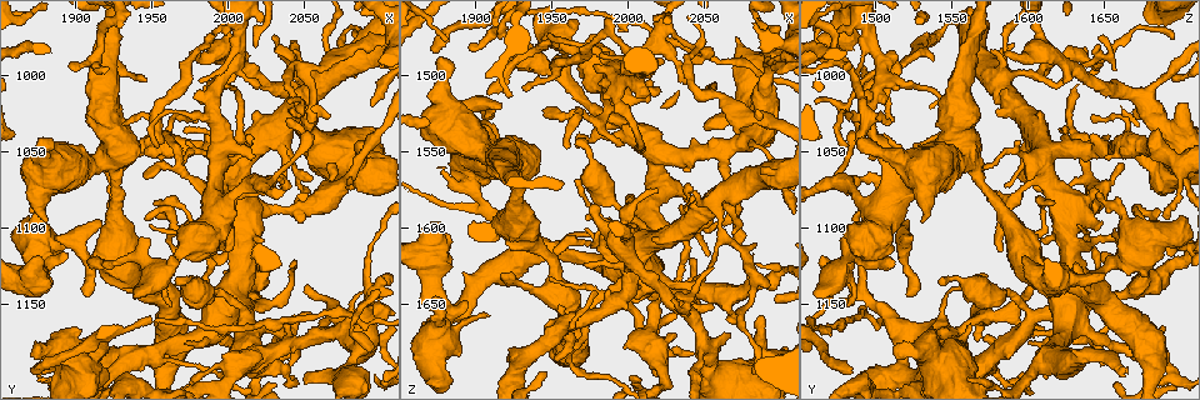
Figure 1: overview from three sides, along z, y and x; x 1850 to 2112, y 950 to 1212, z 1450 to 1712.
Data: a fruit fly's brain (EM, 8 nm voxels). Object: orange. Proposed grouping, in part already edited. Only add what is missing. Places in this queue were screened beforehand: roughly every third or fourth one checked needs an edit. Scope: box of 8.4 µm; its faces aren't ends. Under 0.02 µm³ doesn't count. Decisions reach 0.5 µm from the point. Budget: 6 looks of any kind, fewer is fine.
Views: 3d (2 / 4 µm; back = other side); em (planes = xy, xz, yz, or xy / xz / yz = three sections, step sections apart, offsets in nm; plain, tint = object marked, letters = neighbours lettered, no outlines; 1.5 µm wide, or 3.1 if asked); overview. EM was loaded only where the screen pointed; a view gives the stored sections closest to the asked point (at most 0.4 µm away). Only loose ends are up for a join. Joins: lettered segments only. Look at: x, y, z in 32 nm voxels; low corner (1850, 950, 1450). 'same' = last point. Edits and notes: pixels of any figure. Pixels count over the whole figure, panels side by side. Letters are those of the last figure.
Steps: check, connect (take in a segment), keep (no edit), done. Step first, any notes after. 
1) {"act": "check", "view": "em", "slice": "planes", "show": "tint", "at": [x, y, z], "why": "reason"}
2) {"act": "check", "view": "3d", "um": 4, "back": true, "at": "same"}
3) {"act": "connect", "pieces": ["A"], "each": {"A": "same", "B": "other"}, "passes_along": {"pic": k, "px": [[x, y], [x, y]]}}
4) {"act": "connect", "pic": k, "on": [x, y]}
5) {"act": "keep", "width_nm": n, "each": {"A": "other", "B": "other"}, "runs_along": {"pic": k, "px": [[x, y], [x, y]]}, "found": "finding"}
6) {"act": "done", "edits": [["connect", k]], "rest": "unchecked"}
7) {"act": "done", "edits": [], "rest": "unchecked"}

{"act": "check", "view": "3d", "um": 4, "at": [1960, 1152, 1480], "why": "branch stops here"}

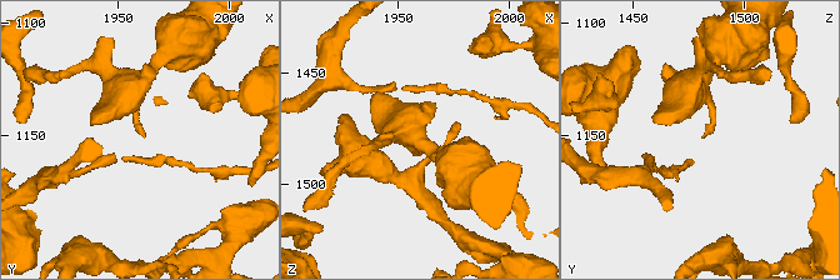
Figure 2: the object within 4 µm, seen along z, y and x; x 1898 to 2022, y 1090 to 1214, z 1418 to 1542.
{"act": "check", "view": "em", "slice": "planes", "show": "letters", "at": [1961, 1152, 1482]}

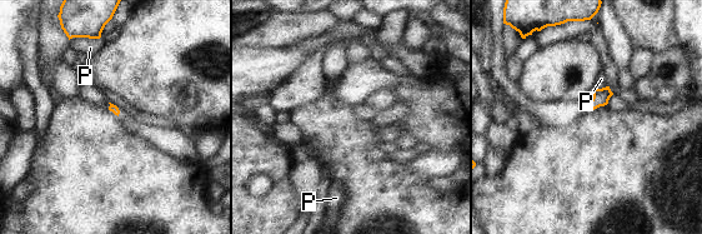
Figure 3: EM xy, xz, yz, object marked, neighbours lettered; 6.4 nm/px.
{"act": "keep", "each": {"P": "other"}, "border": {"pic": 3, "px": [[83, 36], [99, 39]]}, "found": "no lettered segment goes on from it"}

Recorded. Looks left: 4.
{"act": "check", "view": "em", "slice": "planes", "show": "tint", "at": [2018, 1078, 1574], "why": "branch stops here"}

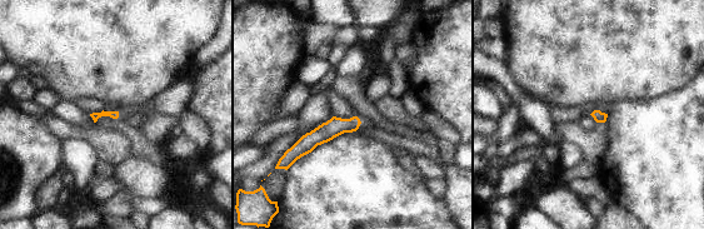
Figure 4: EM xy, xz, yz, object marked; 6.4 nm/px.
{"act": "check", "view": "em", "slice": "planes", "show": "letters", "at": "same"}

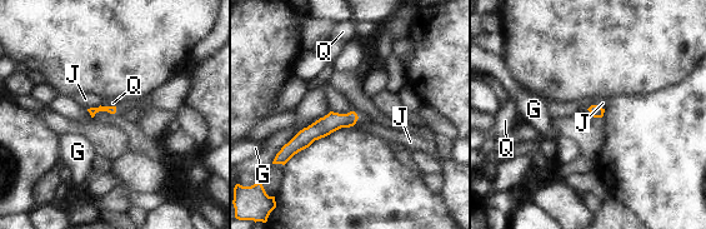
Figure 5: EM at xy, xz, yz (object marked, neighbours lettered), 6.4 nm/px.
{"act": "keep", "each": {"G": "other", "J": "other", "Q": "other"}, "border": {"pic": 5, "px": [[100, 105], [115, 106]]}, "found": "none of them fits"}

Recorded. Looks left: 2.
{"act": "check", "view": "em", "slice": "planes", "show": "letters", "at": [1976, 1014, 1492], "why": "an open end"}

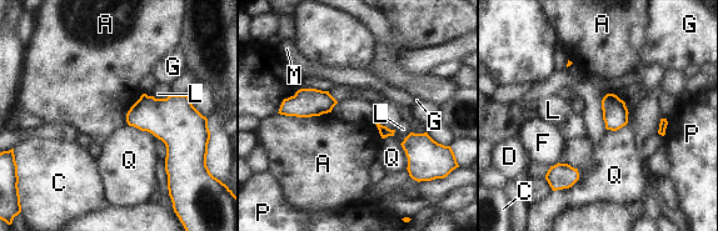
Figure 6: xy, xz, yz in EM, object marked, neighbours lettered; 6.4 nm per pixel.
{"act": "keep", "each": {"A": "other", "C": "other", "D": "other", "F": "other", "G": "other", "L": "other", "M": "other", "P": "other", "Q": "other"}, "border": {"pic": 6, "px": [[330, 111], [310, 116], [278, 114]]}, "found": "no lettered segment goes on from it"}

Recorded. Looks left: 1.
{"act": "done", "edits": [], "rest": "unchecked"}

